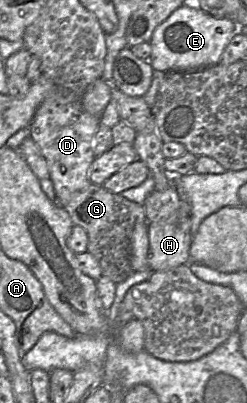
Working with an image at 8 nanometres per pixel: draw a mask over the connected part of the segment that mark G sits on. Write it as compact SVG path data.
M90 183L85 189L80 190L74 197L66 202L65 210L69 213L74 225L79 225L88 234L87 251L97 260L103 277L107 277L115 284L125 281L133 270L130 264L131 237L136 224L148 223L144 206L130 201L121 194L110 192L103 185Z

